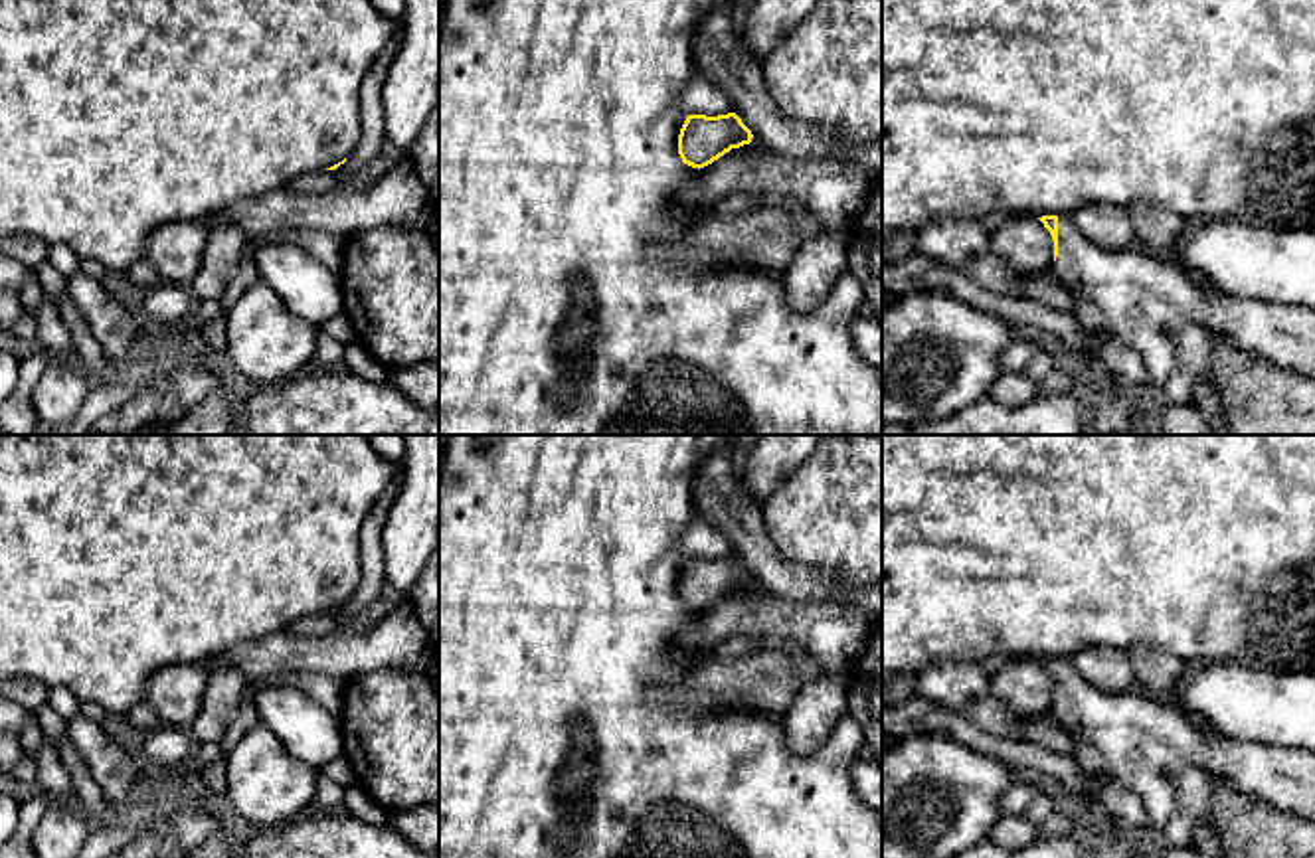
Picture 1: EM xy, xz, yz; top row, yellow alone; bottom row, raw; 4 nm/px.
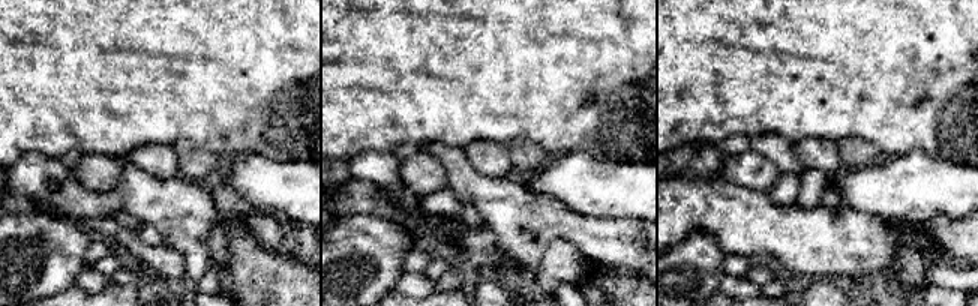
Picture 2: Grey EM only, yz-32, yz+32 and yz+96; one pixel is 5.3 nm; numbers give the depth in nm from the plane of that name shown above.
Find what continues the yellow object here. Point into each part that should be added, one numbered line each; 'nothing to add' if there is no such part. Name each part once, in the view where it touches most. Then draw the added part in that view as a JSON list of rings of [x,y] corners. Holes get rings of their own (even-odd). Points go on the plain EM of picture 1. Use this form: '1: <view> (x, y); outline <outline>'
1: yz (1147, 744); outline [[[1058,658],[1054,724],[1101,751],[1115,783],[1133,791],[1147,811],[1147,830],[1157,836],[1177,805],[1177,783],[1186,767],[1198,767],[1232,783],[1240,793],[1281,811],[1315,820],[1315,751],[1202,733],[1163,698],[1141,690],[1109,694],[1088,684],[1072,658]]]

